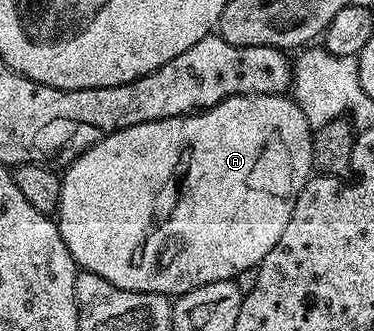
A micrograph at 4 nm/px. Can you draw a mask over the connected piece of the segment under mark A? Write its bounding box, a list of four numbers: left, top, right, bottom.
[58,93,314,295]

